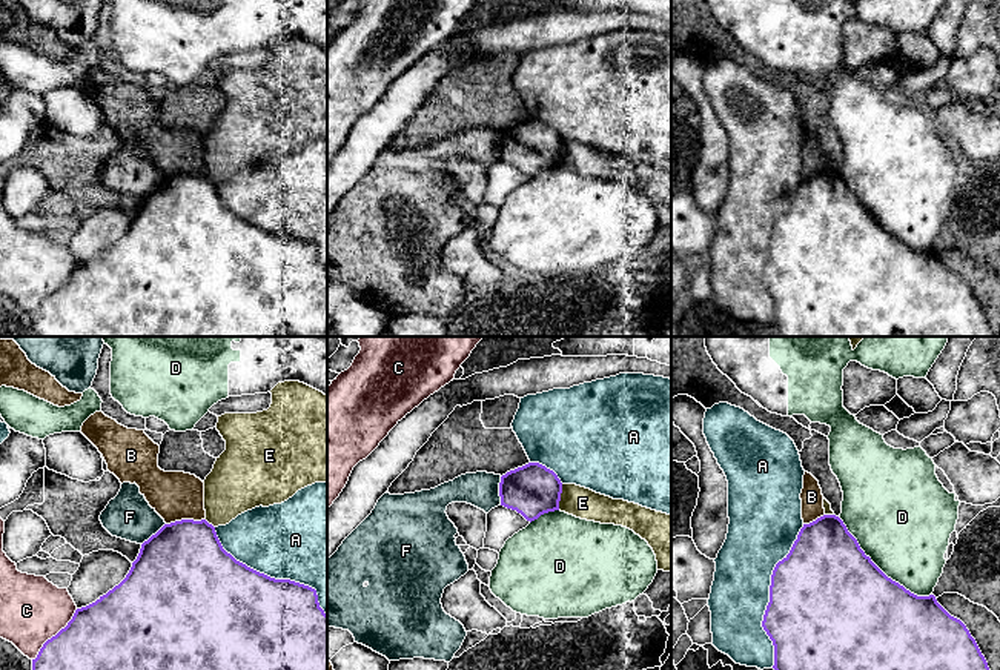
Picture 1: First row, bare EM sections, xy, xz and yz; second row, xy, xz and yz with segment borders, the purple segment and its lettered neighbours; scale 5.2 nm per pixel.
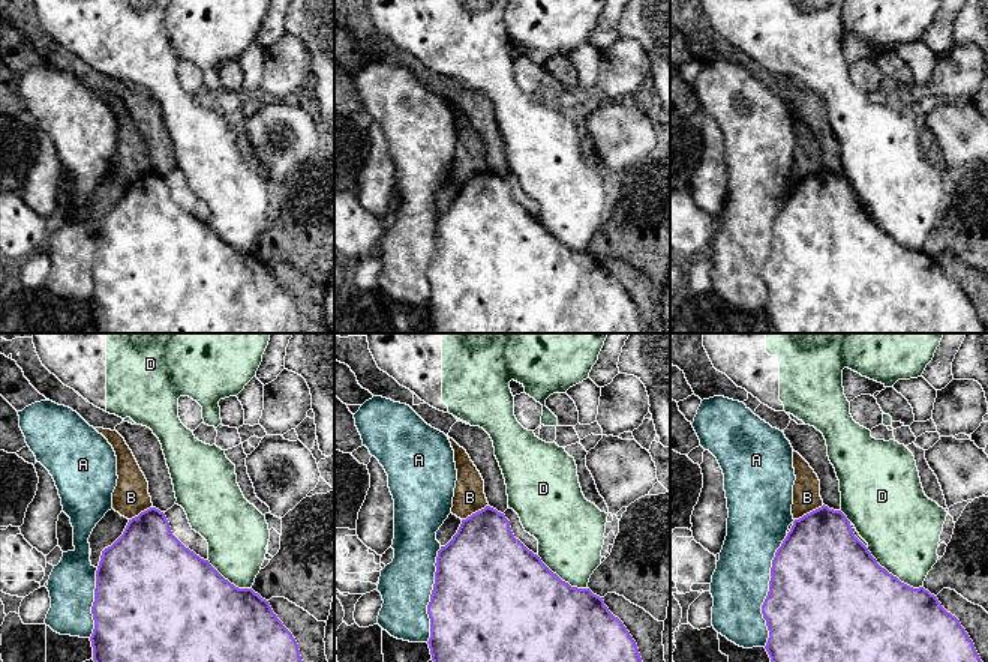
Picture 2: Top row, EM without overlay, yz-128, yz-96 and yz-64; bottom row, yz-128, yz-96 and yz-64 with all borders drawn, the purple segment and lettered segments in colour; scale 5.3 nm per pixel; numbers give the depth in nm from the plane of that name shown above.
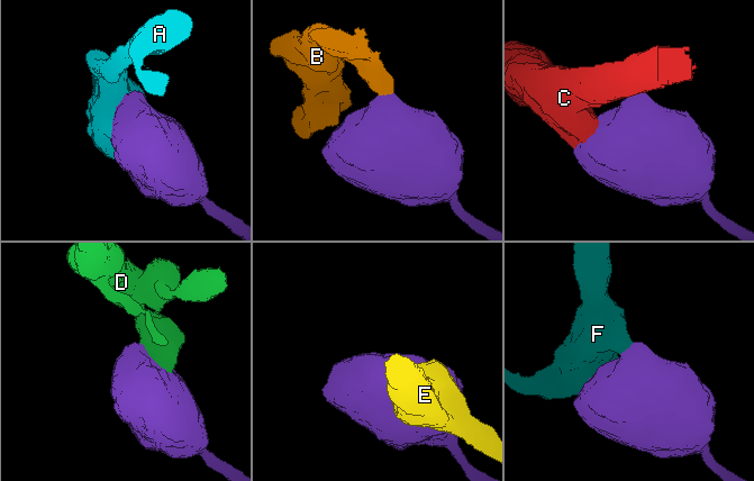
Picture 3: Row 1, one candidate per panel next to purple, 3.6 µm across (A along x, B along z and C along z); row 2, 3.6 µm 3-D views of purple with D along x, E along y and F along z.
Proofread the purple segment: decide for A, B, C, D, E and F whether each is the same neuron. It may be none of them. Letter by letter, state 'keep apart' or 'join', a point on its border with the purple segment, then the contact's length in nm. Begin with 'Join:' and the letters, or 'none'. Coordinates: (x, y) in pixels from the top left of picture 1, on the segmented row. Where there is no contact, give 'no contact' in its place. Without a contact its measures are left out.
Join: none
A: keep apart; meets purple in yz at (770, 595); contact 750 nm long
B: keep apart; meets purple in xy at (185, 520); contact 220 nm long
C: keep apart; meets purple in xy at (56, 635); contact 360 nm long
D: keep apart; meets purple in yz at (879, 569); contact 650 nm long
E: keep apart; meets purple in xz at (559, 497); contact 140 nm long
F: keep apart; meets purple in xz at (500, 490); contact 150 nm long

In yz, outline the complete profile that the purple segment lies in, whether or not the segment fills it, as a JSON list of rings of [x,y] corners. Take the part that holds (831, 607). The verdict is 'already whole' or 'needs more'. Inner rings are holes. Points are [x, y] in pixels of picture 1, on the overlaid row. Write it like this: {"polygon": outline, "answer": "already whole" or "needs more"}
{"polygon": [[[823,515],[810,524],[803,524],[790,553],[776,564],[771,575],[770,602],[763,615],[762,627],[774,645],[774,670],[989,670],[985,656],[966,625],[951,616],[937,602],[934,595],[917,596],[888,578],[871,558],[865,555],[857,539],[836,515]]], "answer": "already whole"}

